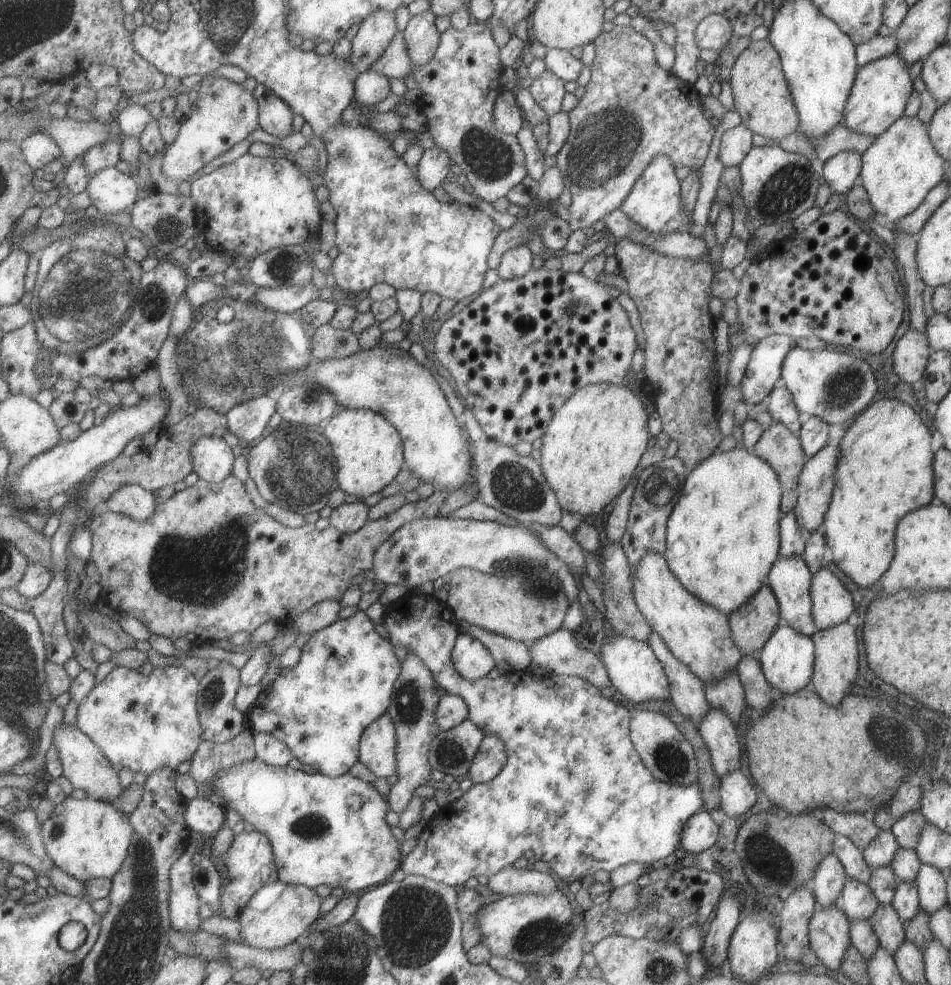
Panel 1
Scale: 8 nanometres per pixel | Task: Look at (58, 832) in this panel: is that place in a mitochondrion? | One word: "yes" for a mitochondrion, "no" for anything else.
yes

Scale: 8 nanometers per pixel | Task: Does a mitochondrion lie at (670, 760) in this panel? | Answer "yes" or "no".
yes

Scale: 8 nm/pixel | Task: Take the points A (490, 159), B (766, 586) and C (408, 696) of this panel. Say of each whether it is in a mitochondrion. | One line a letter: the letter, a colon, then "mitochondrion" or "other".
A: mitochondrion
B: other
C: mitochondrion

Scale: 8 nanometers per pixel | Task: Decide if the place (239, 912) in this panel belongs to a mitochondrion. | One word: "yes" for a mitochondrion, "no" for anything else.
no

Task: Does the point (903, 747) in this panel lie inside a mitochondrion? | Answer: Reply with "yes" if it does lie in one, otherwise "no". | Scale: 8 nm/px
yes

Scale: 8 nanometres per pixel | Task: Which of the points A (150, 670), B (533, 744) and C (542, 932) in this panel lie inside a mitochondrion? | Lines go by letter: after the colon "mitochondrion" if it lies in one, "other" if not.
A: other
B: other
C: mitochondrion

